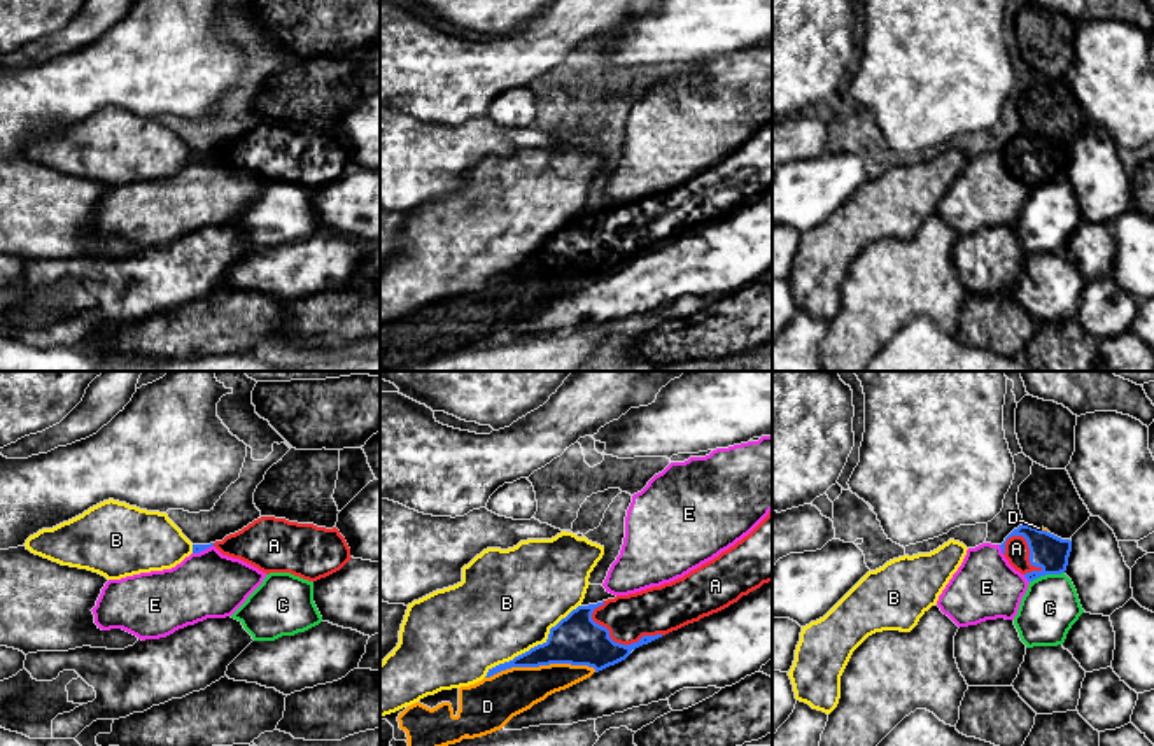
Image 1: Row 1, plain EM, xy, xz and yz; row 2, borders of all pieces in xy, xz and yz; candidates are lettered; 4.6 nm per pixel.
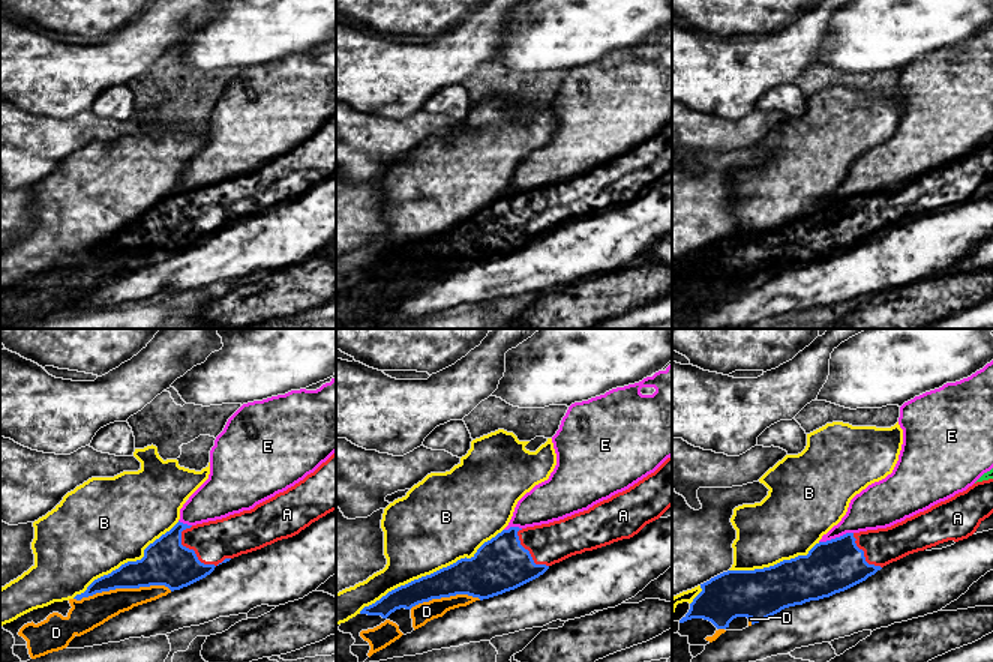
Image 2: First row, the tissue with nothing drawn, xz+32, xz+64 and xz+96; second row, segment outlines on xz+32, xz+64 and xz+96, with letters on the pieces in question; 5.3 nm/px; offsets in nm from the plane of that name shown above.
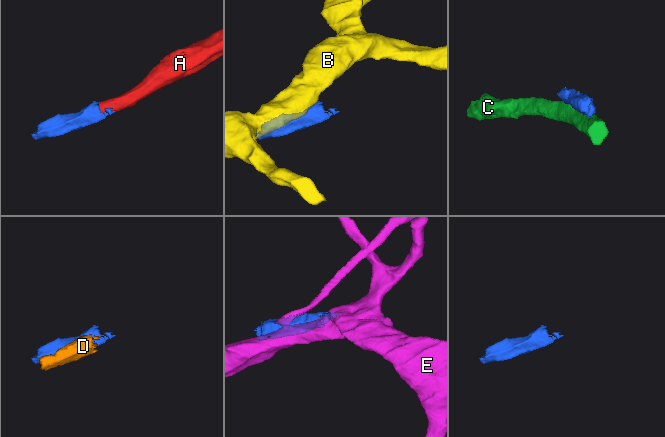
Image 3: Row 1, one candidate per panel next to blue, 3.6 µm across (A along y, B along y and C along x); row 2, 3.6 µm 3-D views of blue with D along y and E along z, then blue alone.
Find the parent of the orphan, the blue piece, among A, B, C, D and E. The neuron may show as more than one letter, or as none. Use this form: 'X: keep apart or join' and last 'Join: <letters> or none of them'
A: join
B: keep apart
C: keep apart
D: keep apart
E: keep apart
Join: A

